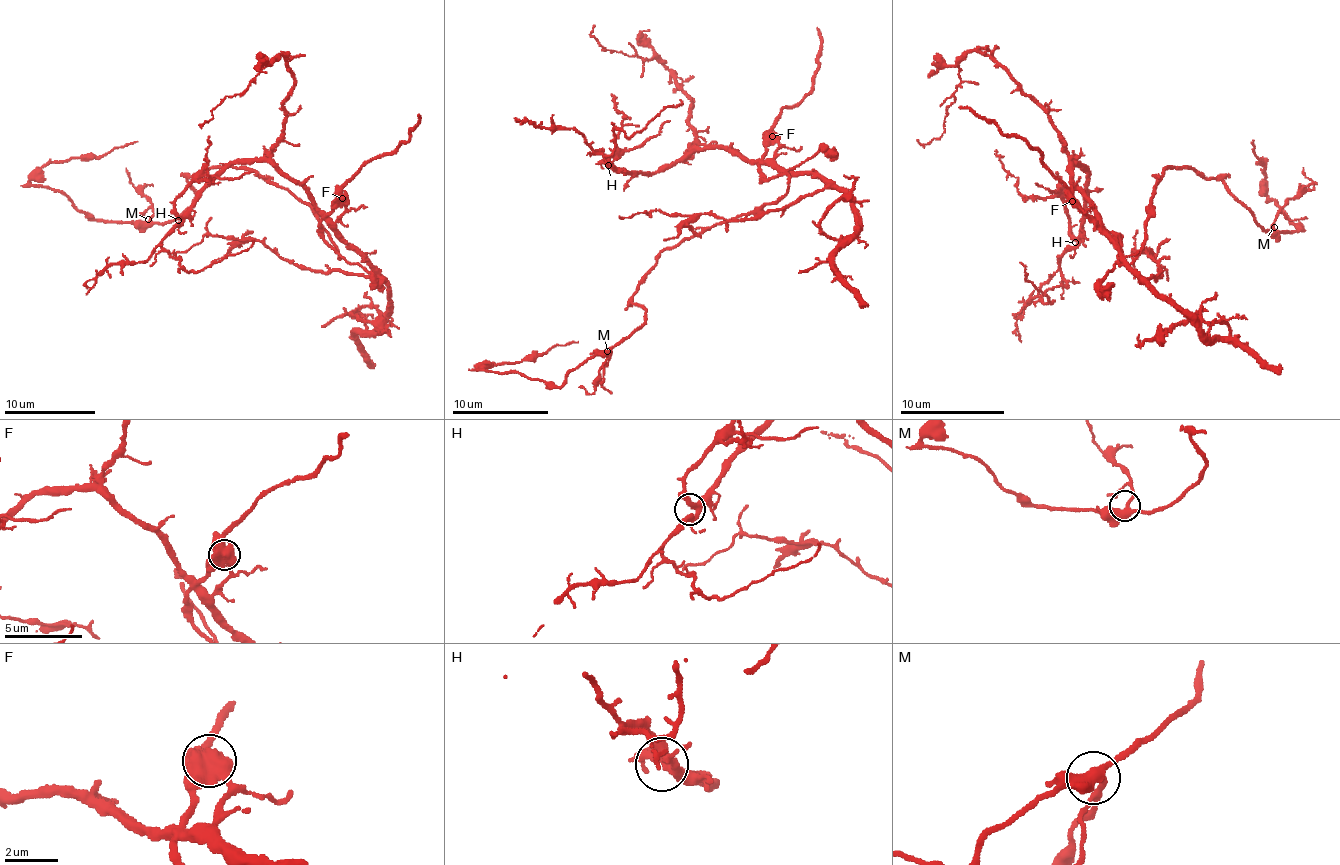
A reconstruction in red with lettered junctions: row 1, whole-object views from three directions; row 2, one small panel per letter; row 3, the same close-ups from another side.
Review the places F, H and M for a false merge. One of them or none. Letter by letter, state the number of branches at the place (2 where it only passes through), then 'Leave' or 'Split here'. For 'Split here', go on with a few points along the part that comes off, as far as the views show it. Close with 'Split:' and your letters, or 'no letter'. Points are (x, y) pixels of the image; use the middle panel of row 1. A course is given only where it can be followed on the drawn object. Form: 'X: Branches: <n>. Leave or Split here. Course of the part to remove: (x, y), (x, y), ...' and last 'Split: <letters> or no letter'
F: Branches: 3. Split here. Course of the part to remove: (772, 136), (761, 174), (784, 175), (786, 192), (660, 253), (629, 335), (559, 387), (479, 370), (578, 342)
H: Branches: 3. Leave
M: Branches: 3. Leave
Split: F

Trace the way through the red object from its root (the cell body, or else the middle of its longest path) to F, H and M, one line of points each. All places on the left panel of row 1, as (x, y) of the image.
F: (302, 201), (329, 234), (338, 258), (337, 250), (323, 237), (320, 227), (342, 199)
H: (302, 201), (329, 234), (339, 258), (323, 237), (315, 203), (302, 186), (266, 161), (229, 164), (178, 220)
M: (302, 201), (251, 170), (210, 168), (187, 179), (196, 194), (184, 211), (162, 223), (148, 219)

